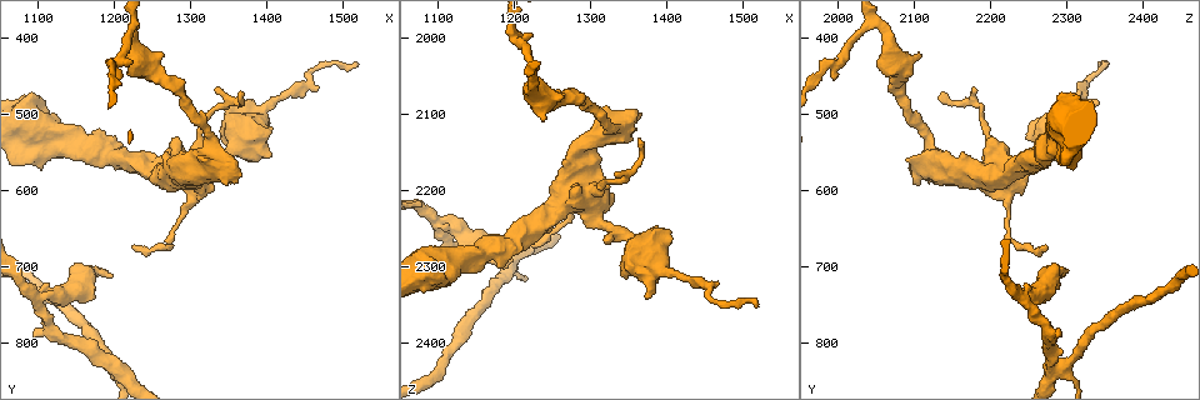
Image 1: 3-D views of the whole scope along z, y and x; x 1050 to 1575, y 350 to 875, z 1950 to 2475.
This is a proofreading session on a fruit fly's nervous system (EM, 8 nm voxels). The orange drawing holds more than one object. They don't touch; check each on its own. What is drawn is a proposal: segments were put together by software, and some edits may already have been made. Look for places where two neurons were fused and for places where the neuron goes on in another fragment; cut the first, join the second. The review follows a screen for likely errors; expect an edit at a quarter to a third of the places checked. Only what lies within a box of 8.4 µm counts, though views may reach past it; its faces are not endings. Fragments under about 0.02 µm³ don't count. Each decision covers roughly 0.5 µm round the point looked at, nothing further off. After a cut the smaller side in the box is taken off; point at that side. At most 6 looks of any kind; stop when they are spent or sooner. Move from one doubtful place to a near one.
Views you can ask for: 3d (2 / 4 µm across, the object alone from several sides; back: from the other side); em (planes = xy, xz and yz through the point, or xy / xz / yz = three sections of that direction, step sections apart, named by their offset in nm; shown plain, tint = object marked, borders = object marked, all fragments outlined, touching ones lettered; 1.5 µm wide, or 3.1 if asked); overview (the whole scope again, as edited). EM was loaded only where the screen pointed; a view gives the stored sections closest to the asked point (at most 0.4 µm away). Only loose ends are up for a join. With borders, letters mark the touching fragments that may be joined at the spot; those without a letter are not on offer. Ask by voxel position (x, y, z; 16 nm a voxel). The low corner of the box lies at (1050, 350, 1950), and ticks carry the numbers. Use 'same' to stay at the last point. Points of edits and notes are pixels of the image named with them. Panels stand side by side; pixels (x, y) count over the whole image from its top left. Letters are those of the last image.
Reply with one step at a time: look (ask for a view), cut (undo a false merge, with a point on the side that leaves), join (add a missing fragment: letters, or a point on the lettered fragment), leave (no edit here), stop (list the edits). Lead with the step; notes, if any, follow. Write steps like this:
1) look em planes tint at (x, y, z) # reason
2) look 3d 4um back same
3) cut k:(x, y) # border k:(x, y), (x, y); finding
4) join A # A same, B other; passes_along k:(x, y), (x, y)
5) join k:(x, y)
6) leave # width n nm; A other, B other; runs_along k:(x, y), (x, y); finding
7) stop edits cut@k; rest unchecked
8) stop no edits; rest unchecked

look em planes borders at (1105, 740, 2245)

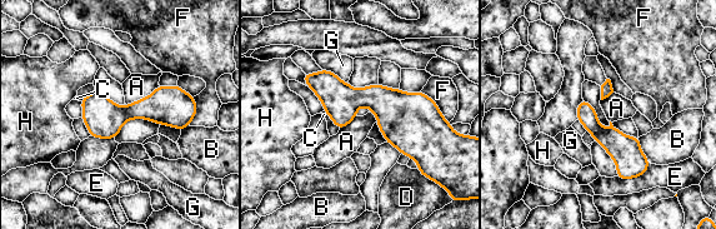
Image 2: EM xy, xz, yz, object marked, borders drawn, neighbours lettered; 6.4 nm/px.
leave # A other, B other, C other, D other, E other, F other, G other, H other; border 2:(159, 85), (148, 95), (126, 105); continuous, no second neuron

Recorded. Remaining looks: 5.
look 3d 4um at (1285, 545, 2150) # an open end

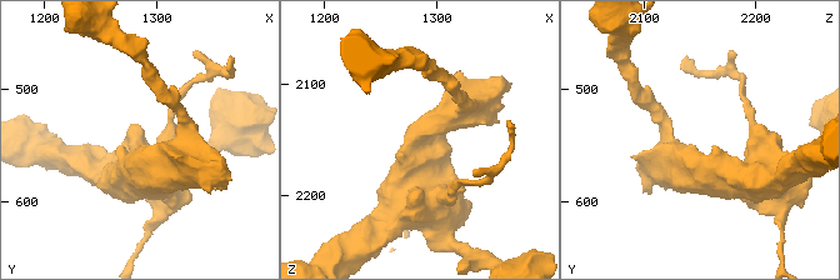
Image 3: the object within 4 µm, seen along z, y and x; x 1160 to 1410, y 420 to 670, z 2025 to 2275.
look em planes borders at (1288, 548, 2148)

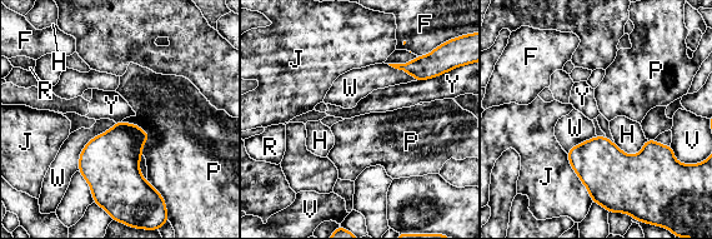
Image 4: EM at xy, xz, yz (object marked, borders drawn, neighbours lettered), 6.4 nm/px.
leave # F other, H other, J other, P other, R other, V other, W other, Y other; border 4:(123, 120), (150, 135), (143, 154); none of them fits

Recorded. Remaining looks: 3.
look 3d 4um at (1200, 835, 2280) # four or more arms meet

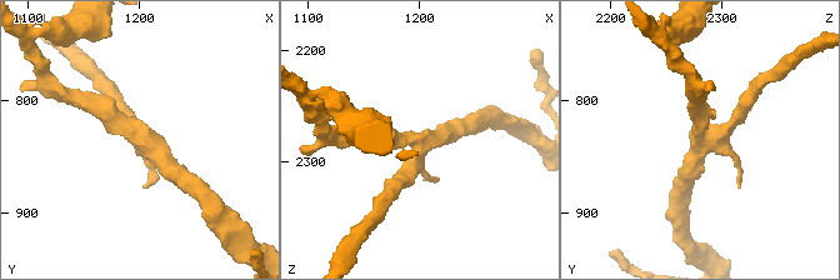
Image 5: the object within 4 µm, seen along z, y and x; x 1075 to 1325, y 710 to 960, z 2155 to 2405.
look em xz step 8 tint at (1198, 832, 2286)

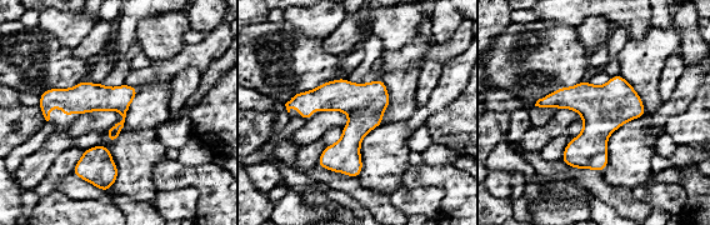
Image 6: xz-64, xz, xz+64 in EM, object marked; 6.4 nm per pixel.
look em planes borders same

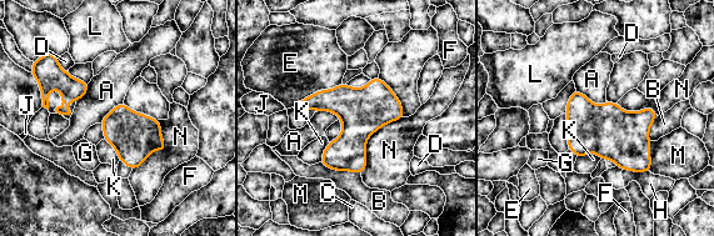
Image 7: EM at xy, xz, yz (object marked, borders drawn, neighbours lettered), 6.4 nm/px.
leave # longest_contact N 460 nm; A other, B other, C other, D other, E other, F other, G other, H other, J other, K other, L other, M other, N other; border 7:(577, 157), (594, 152), (600, 159); continuous, no second neuron

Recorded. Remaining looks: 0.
stop no edits; rest unchecked

